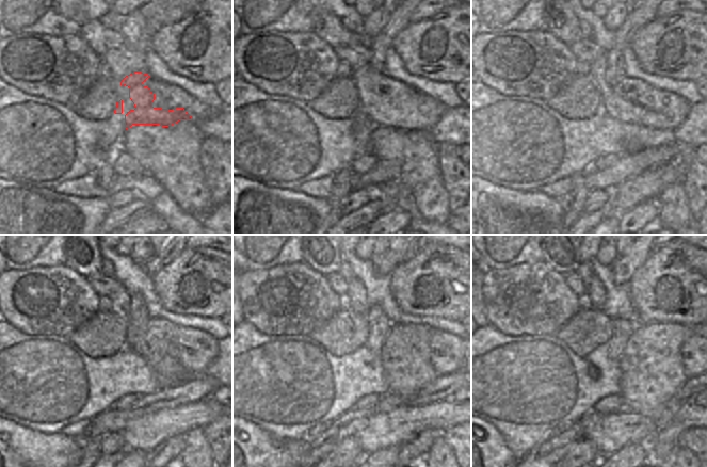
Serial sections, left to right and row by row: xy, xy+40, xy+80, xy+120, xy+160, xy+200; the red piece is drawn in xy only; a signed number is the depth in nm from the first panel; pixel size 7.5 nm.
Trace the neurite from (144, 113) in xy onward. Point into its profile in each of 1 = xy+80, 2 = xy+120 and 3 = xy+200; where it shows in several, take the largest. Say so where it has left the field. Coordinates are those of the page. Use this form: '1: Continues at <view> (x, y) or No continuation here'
1: Continues at xy+80 (629, 100)
2: Continues at xy+120 (194, 350)
3: Continues at xy+200 (688, 350)

